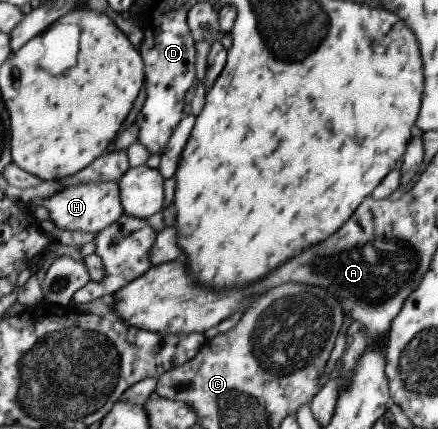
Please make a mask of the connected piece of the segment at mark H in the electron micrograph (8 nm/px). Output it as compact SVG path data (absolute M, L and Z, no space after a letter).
M116 182L85 183L59 189L54 195L31 201L35 206L41 205L47 210L48 219L59 231L81 231L98 233L121 215L118 186Z

